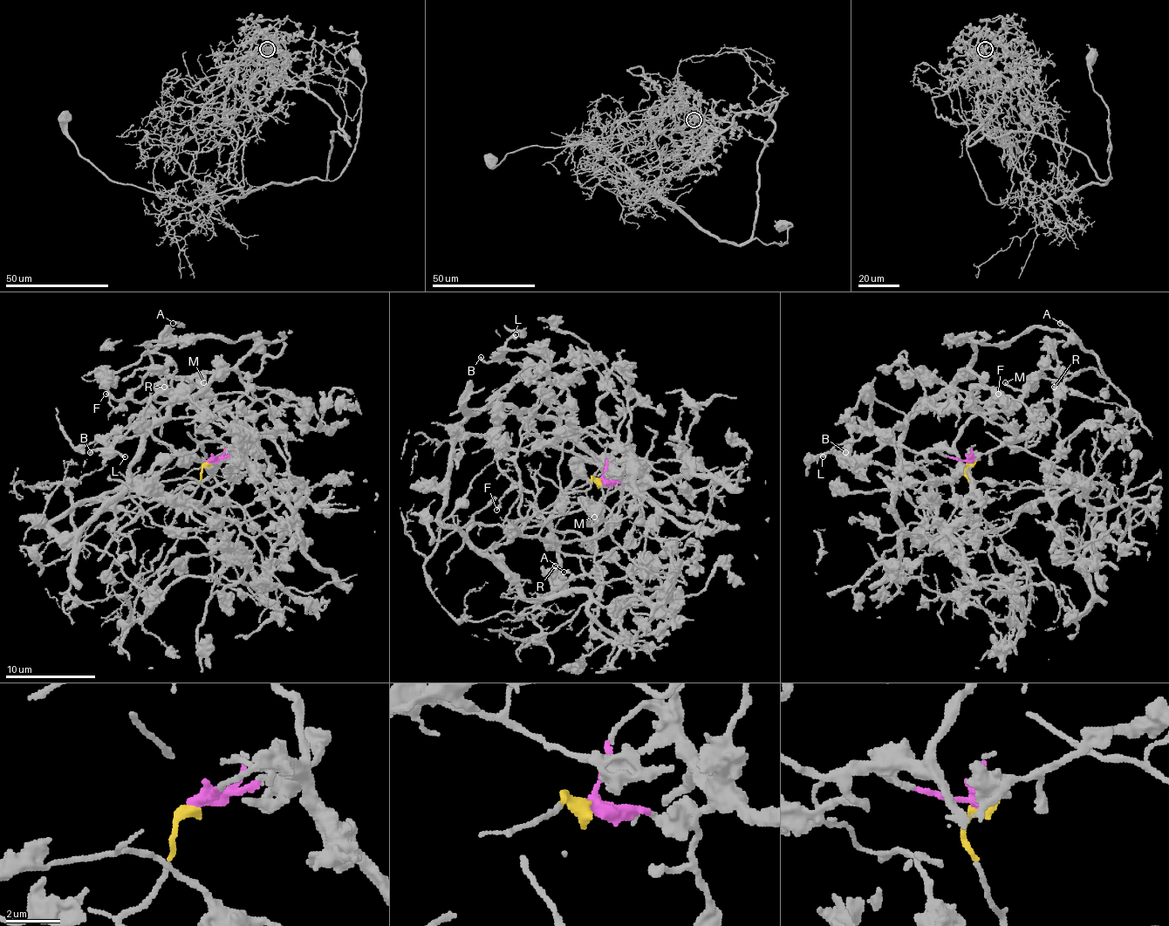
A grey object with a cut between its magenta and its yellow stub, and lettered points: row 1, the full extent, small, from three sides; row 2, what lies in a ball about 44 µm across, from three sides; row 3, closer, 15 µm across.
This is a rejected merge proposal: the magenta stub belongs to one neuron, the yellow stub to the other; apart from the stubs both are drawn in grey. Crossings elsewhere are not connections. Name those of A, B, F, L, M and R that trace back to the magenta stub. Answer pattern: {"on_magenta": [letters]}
{"on_magenta": ["B", "F", "L", "M", "R"]}

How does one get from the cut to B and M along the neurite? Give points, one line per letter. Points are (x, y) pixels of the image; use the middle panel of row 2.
B: (599, 480), (606, 459), (629, 442), (597, 408), (604, 379), (568, 358), (480, 356)
M: (599, 480), (606, 459), (618, 449), (633, 469), (619, 491), (618, 520), (599, 533), (595, 516)

